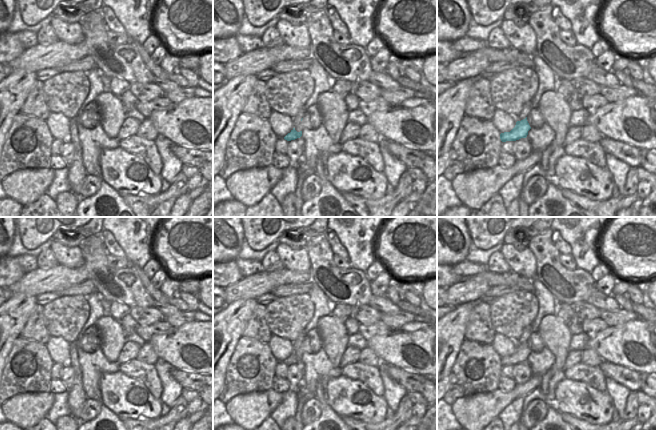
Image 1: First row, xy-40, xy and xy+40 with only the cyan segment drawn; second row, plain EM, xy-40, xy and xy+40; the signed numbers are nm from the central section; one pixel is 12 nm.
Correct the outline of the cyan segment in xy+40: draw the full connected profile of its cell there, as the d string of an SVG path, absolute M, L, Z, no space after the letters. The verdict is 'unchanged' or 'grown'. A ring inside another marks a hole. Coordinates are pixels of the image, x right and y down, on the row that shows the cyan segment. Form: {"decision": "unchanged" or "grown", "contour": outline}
{"decision": "grown", "contour": "M538 107L532 108L529 115L525 119L517 121L515 127L510 132L501 133L500 139L502 142L506 142L526 138L531 128L539 129L544 123L544 118Z"}

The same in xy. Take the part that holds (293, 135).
{"decision": "grown", "contour": "M317 104L311 105L305 112L298 126L293 128L284 139L287 141L295 140L302 136L304 128L315 130L323 124L323 117Z"}

